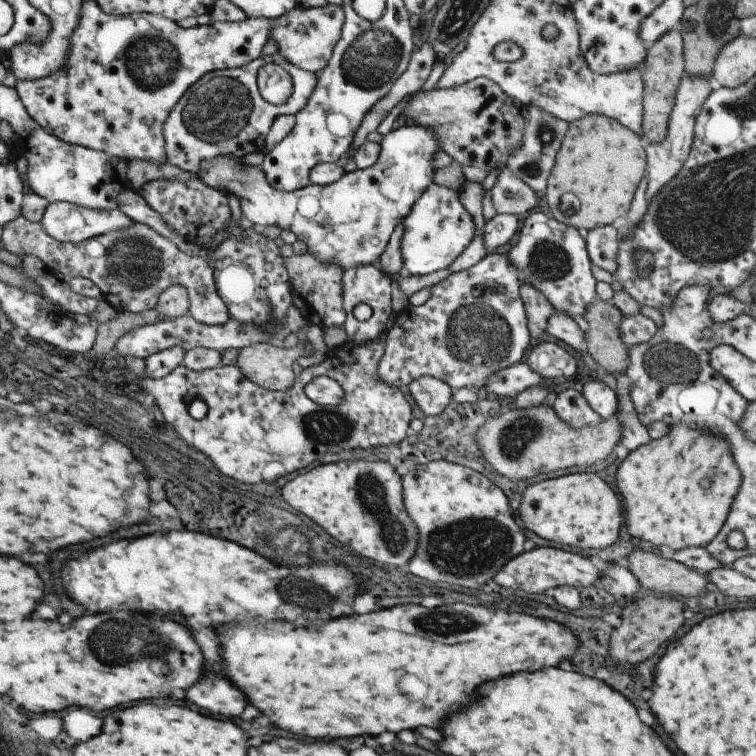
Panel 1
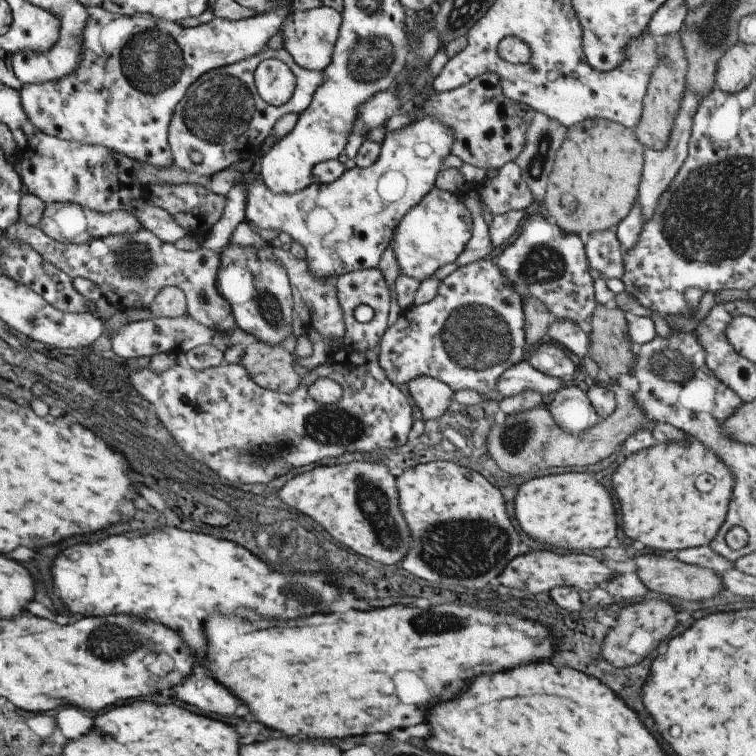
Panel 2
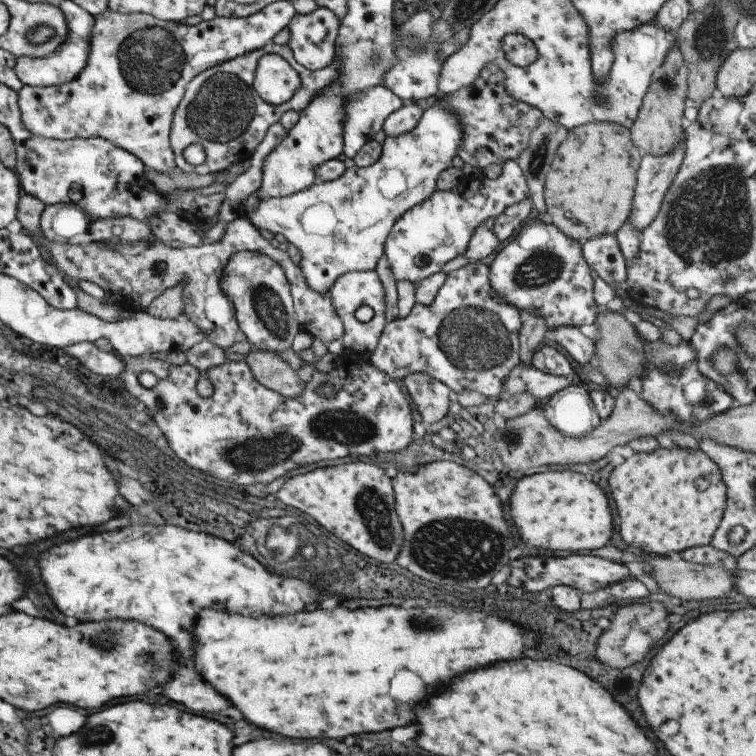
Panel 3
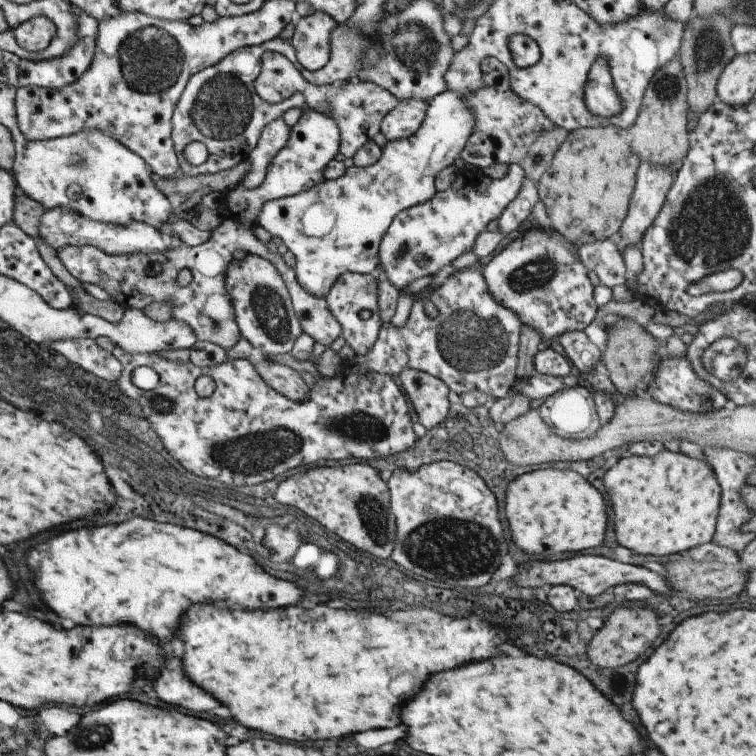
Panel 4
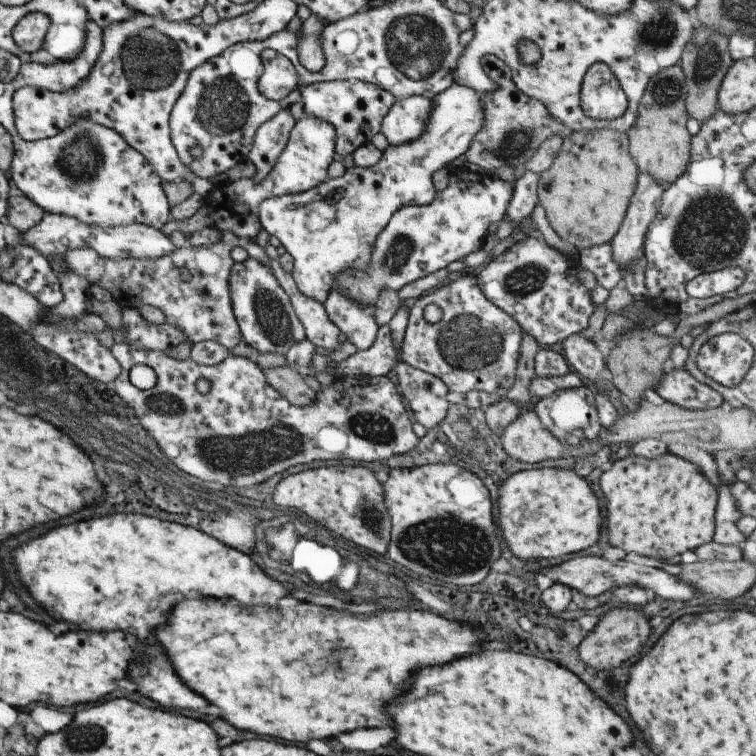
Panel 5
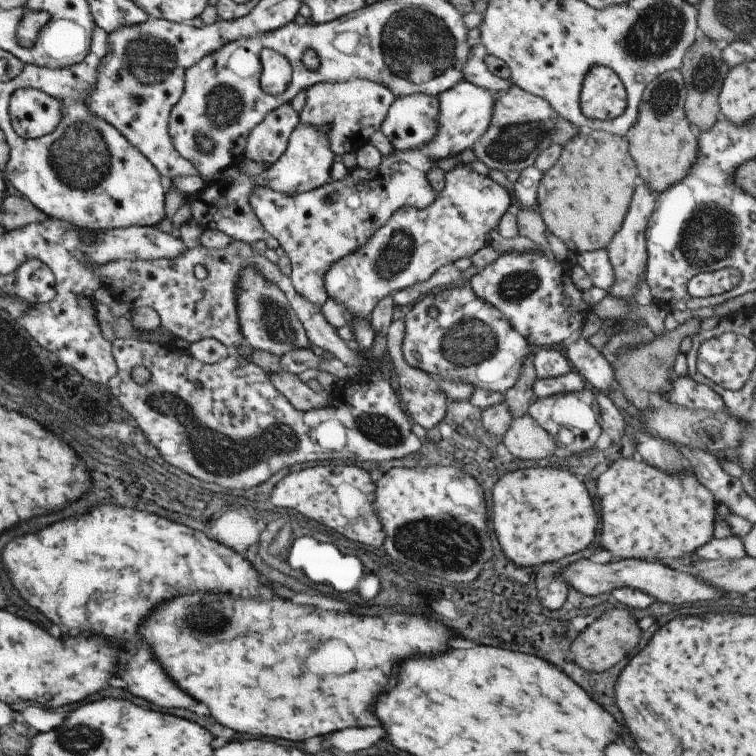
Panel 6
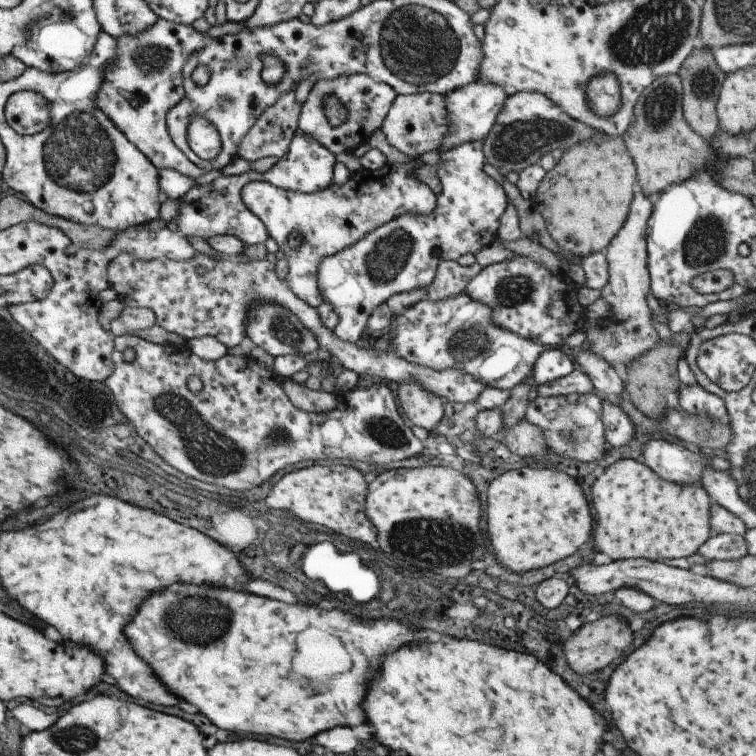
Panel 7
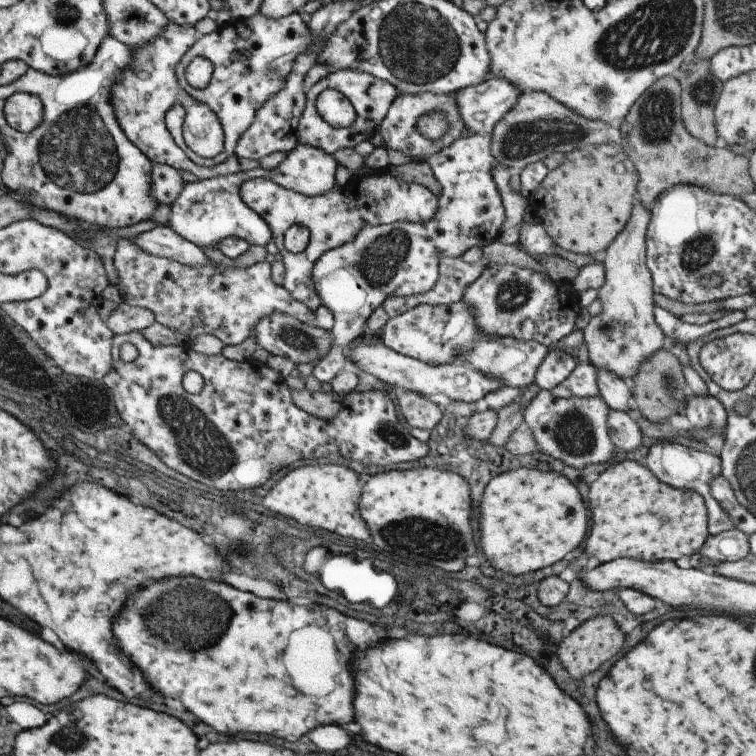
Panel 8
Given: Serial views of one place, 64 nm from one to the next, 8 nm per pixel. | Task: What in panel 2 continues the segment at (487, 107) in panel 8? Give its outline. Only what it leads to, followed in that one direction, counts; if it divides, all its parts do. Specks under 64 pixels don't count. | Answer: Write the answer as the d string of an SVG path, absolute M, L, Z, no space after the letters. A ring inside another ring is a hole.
M419 114L415 122L411 122L407 128L385 134L385 140L381 142L381 154L375 164L371 164L365 170L357 166L345 170L331 184L311 184L295 194L273 194L271 190L265 188L261 178L249 182L245 220L257 228L285 232L291 236L293 242L301 244L305 250L307 270L317 282L333 282L335 278L347 272L377 268L381 254L389 248L395 226L413 206L417 206L417 202L421 202L429 194L429 190L435 188L433 180L445 168L445 158L451 154L453 142L455 142L453 130L445 122L439 122L439 118L433 116Z

